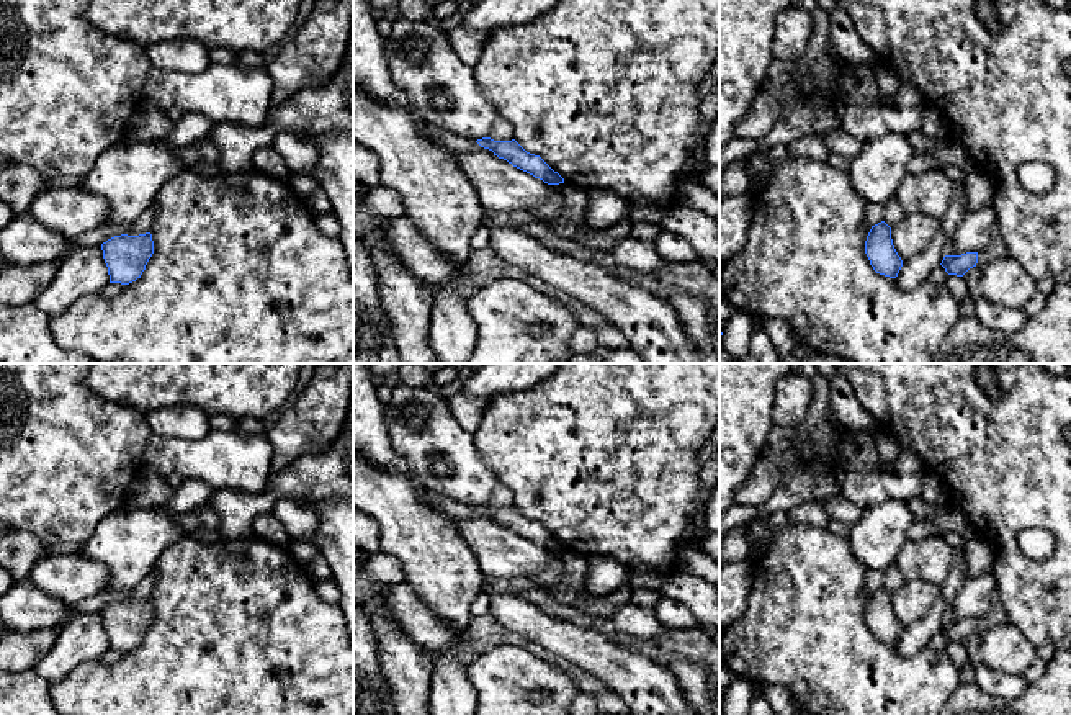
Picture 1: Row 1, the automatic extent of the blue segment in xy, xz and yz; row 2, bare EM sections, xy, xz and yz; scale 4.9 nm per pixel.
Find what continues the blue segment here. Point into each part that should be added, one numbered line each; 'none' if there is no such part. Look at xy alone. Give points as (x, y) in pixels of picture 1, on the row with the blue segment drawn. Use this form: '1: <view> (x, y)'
none

